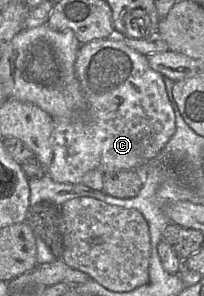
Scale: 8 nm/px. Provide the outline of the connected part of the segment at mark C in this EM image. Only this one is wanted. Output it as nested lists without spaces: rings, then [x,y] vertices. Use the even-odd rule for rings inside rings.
[[[121,37],[94,39],[81,44],[75,61],[75,74],[88,105],[88,117],[81,121],[52,118],[53,160],[46,169],[47,175],[57,183],[79,184],[91,170],[104,173],[135,170],[160,154],[176,131],[175,115],[164,76],[150,67],[146,55],[128,47]]]

